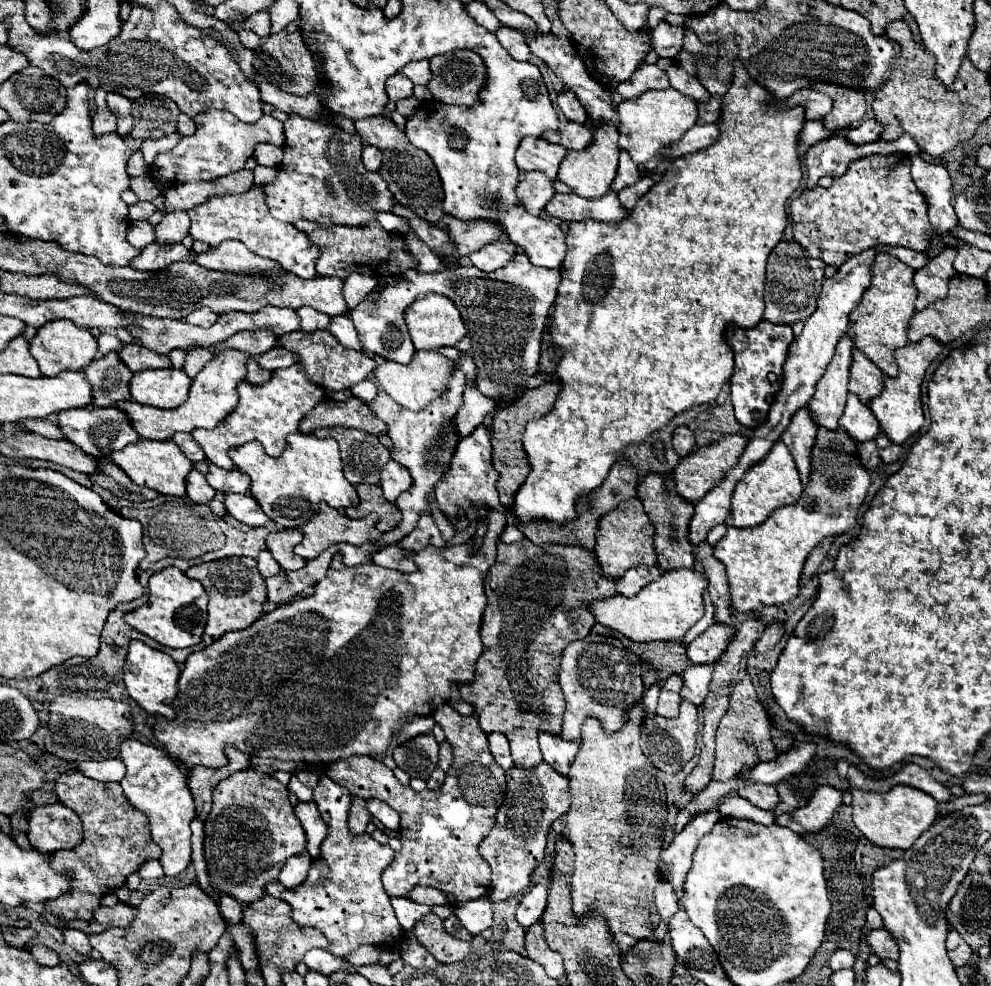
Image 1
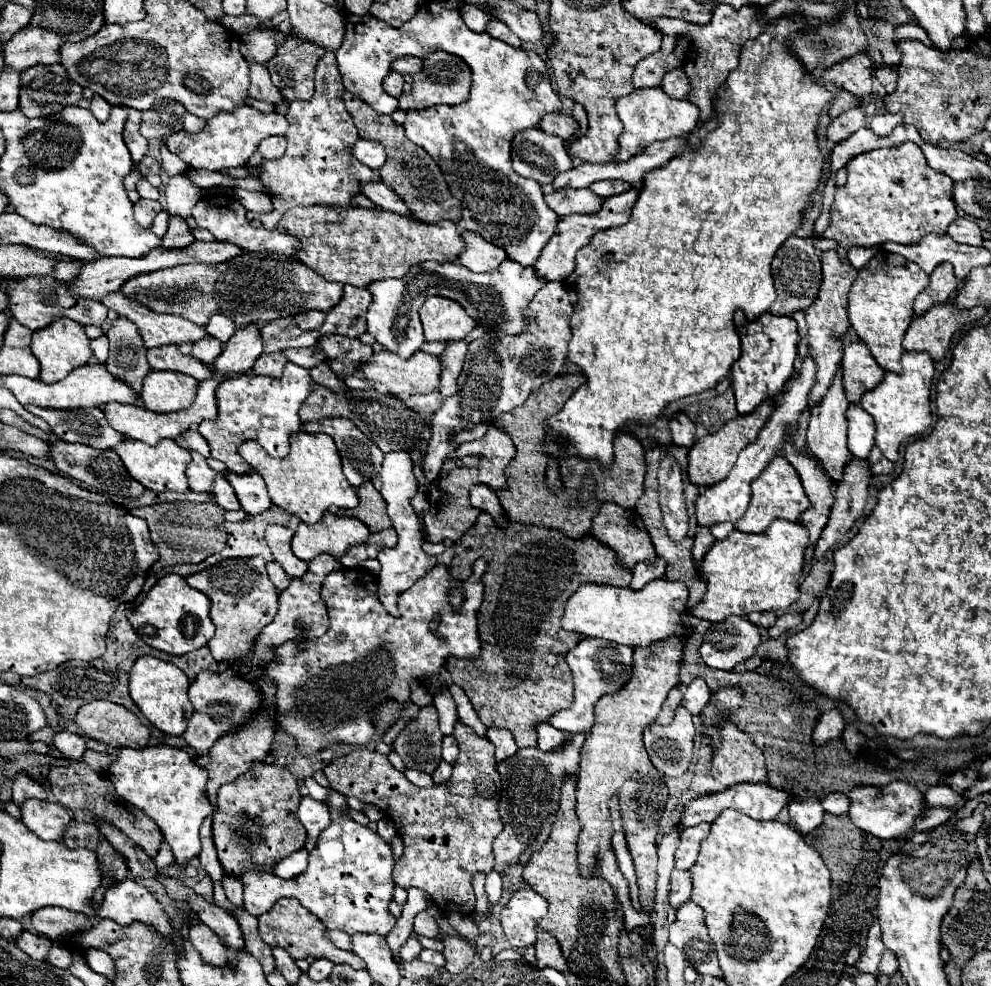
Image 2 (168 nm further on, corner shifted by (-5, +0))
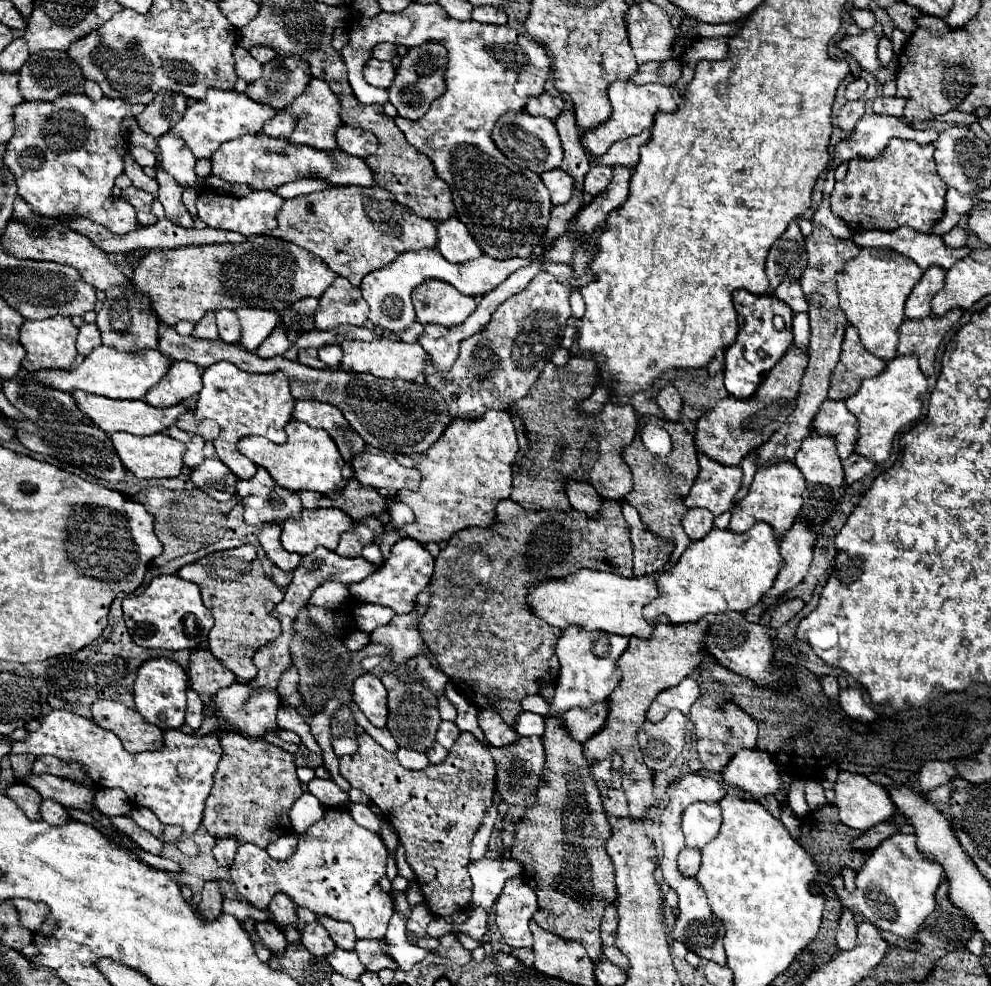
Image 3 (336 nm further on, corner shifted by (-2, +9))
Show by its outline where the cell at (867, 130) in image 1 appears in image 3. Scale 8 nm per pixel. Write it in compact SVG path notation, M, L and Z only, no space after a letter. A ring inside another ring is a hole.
M877 97L873 101L873 111L877 115L903 117L903 107L905 107L905 101L899 99L899 97Z

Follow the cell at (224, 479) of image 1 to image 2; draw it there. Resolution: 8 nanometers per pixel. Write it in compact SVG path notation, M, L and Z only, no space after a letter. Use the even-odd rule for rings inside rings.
M226 470L226 472L222 472L222 476L234 488L246 514L260 514L272 506L270 496L266 492L266 484L264 484L260 474L256 474L256 472L234 474L234 472Z

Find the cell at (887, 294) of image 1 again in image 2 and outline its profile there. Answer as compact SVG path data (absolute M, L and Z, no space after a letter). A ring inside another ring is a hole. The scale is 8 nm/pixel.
M880 250L868 266L864 266L858 272L858 278L852 284L850 296L848 296L848 318L850 326L858 334L862 342L870 348L876 362L890 372L900 374L900 356L904 352L902 338L914 318L912 304L916 296L928 286L928 274L924 270L918 270L914 262L902 258L900 254L892 254L886 250Z

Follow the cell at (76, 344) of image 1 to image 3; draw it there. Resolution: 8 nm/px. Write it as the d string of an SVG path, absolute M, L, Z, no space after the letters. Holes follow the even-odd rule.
M59 315L43 321L25 321L19 329L19 343L27 351L21 363L23 369L27 369L29 373L35 373L41 369L67 369L77 357L77 349L75 349L77 333L79 329L71 323L71 319L59 317Z

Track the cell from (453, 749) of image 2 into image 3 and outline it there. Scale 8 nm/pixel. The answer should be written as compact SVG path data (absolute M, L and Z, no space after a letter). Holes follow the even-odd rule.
M441 721L441 725L439 725L439 729L437 729L437 741L445 747L445 749L449 749L453 743L455 743L455 739L459 737L459 727L455 725L455 723L451 723L451 721Z

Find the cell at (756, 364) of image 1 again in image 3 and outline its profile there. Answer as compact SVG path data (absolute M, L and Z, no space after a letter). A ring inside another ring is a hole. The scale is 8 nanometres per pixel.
M737 289L733 293L733 303L739 315L739 333L733 345L725 349L725 389L739 399L751 397L757 385L765 379L771 367L785 355L785 351L793 343L791 335L791 319L793 311L787 303L779 301L775 295L751 295L745 289ZM781 315L785 319L785 329L777 331L773 327L773 317Z

